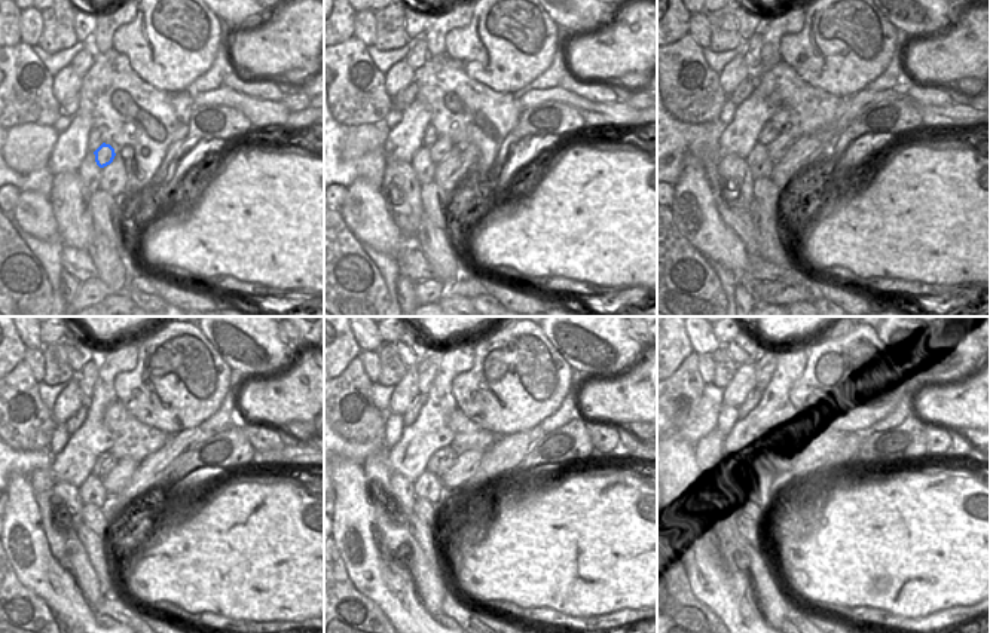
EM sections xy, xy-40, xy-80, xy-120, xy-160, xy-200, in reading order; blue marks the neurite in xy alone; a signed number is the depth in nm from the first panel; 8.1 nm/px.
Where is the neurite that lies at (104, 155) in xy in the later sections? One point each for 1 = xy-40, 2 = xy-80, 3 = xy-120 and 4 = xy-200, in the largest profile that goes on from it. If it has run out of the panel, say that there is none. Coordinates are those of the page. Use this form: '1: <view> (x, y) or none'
1: xy-40 (442, 147)
2: xy-80 (778, 149)
3: xy-120 (125, 468)
4: xy-200 (809, 456)

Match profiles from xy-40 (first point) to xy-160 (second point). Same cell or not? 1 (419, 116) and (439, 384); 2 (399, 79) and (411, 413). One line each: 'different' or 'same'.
1: same
2: different

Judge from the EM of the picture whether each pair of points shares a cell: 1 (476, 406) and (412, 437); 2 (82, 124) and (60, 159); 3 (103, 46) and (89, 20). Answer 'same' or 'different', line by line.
1: different
2: same
3: different

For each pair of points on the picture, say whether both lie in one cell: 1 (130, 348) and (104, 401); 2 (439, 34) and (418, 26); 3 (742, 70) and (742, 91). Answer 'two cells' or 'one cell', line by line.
1: one cell
2: two cells
3: two cells

